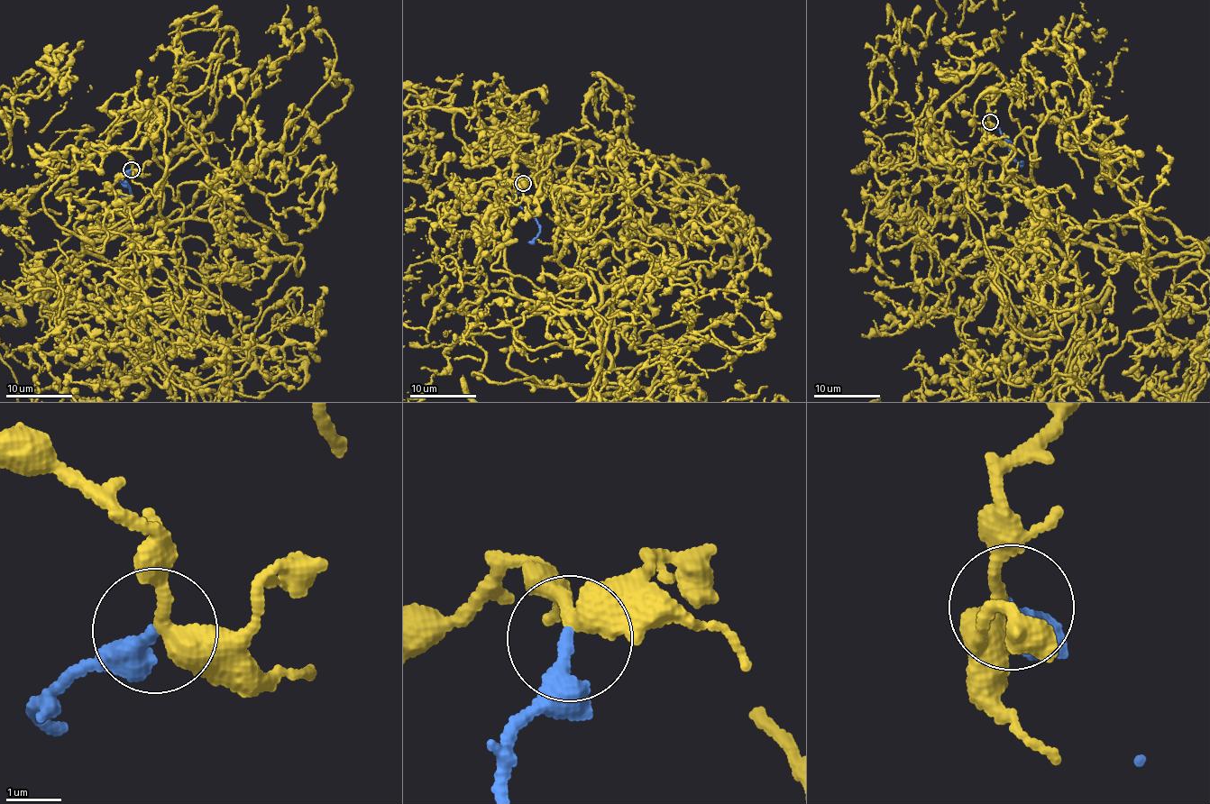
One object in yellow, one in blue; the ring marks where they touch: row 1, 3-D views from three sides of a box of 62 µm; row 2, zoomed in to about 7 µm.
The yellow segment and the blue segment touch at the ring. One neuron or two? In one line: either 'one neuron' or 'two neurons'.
one neuron

